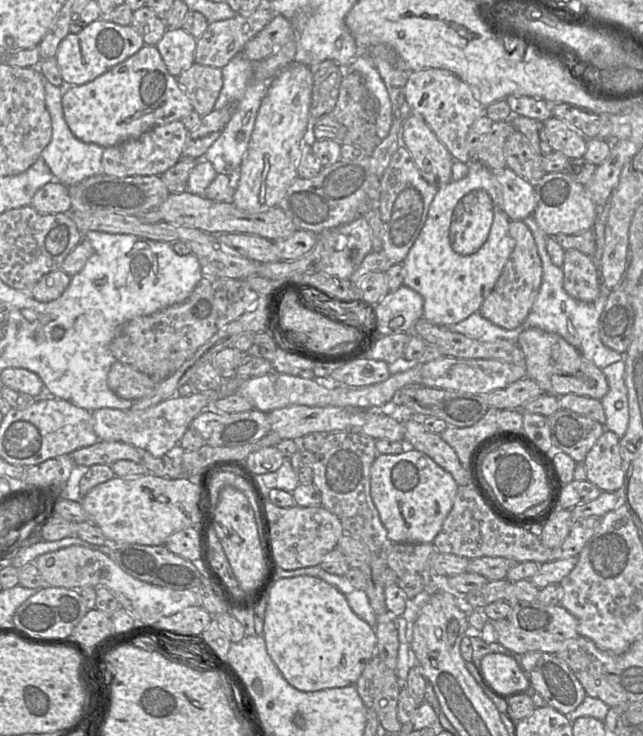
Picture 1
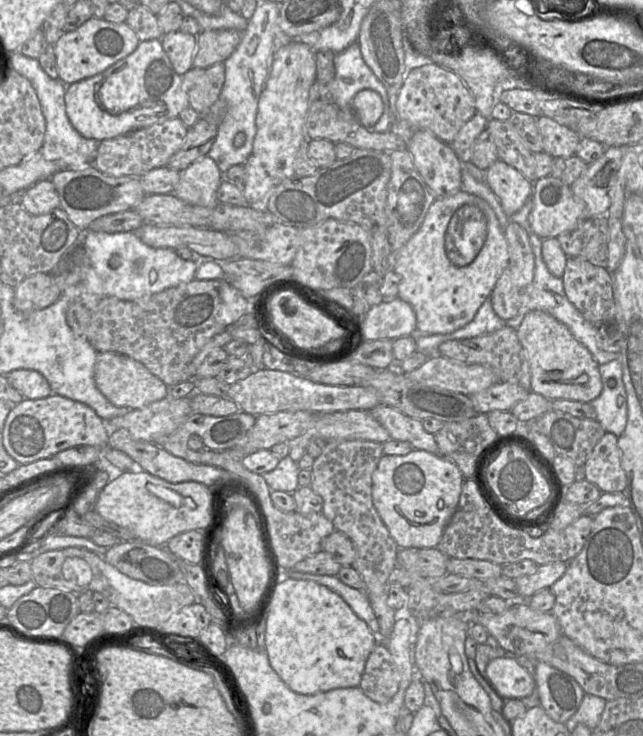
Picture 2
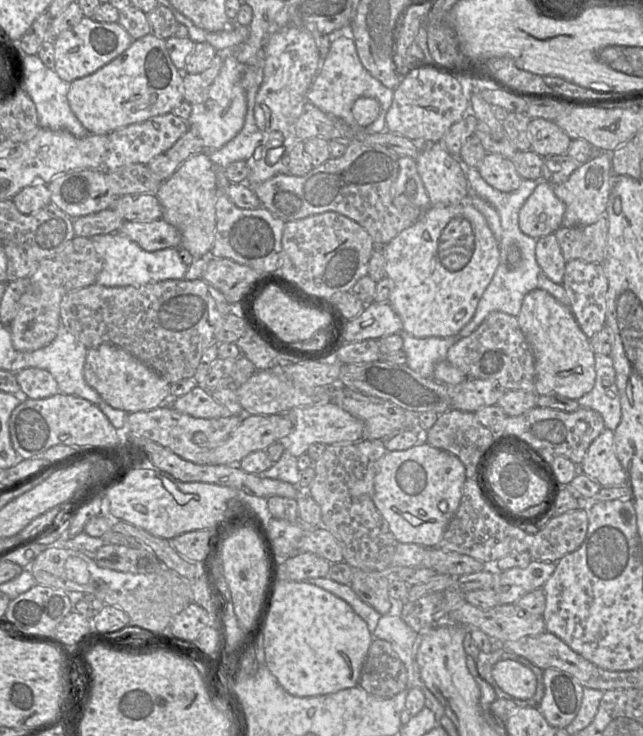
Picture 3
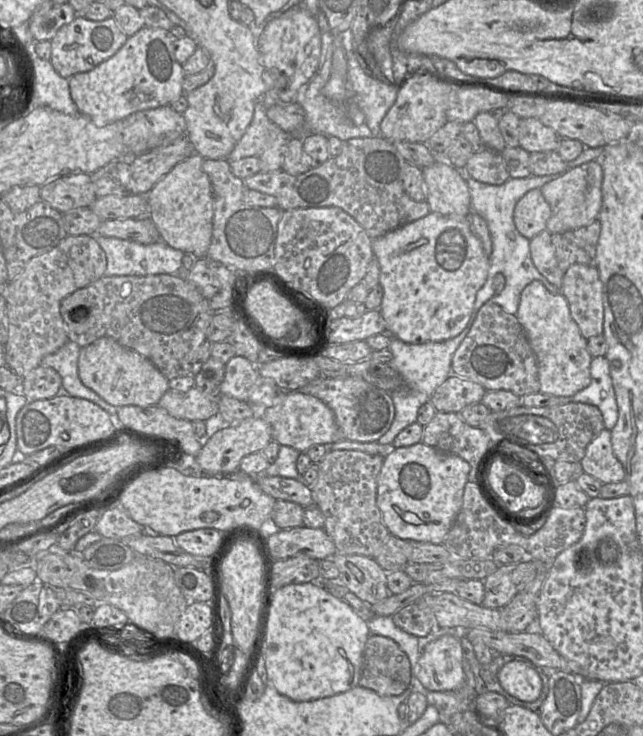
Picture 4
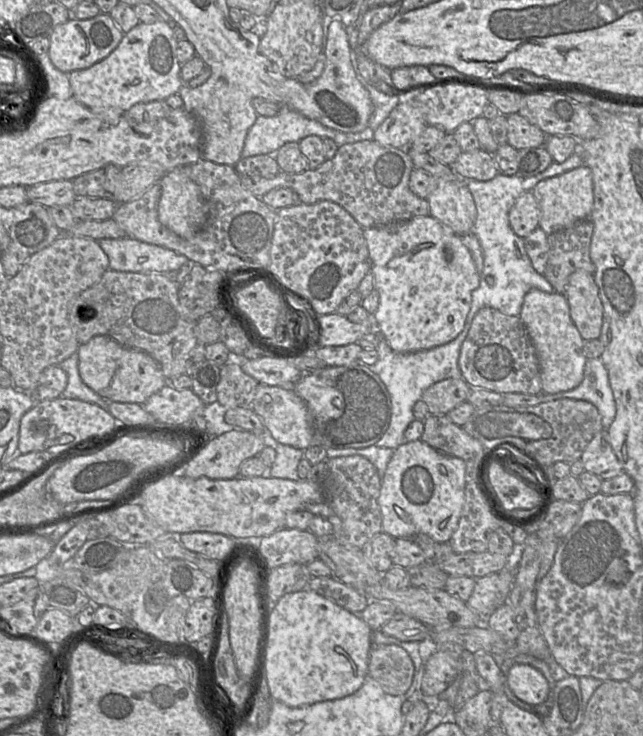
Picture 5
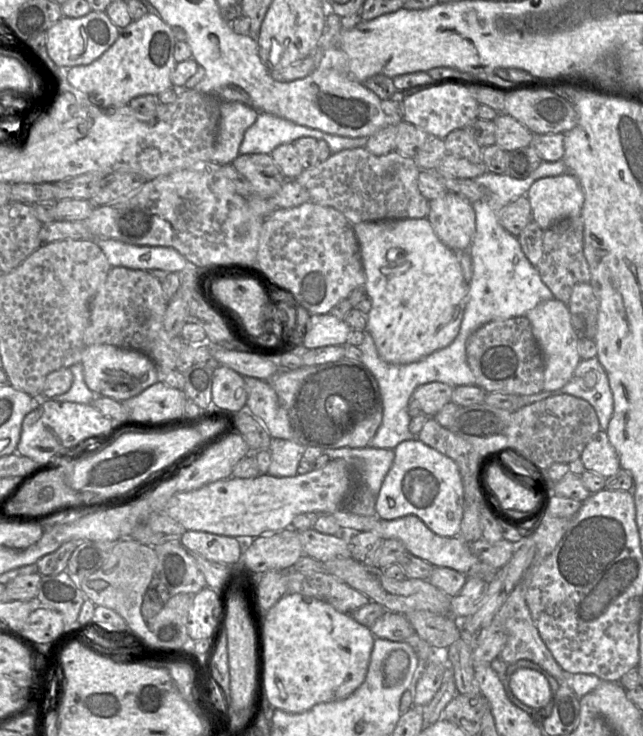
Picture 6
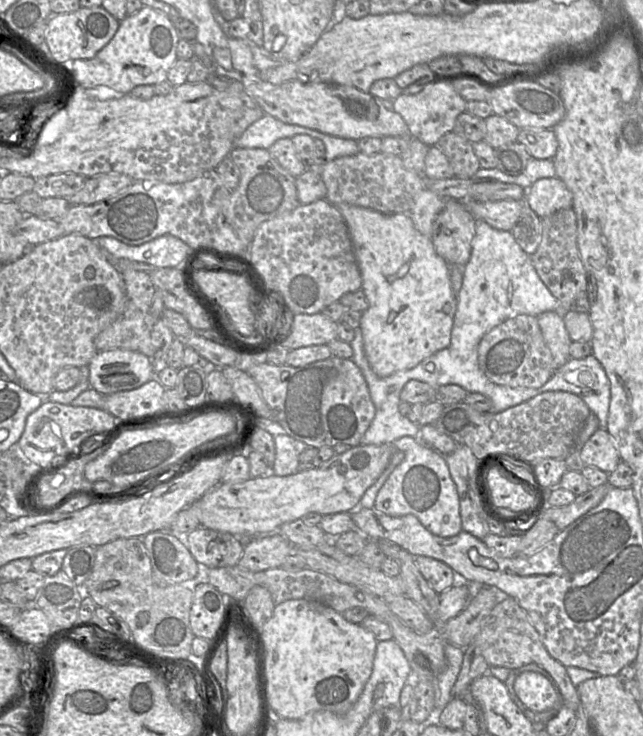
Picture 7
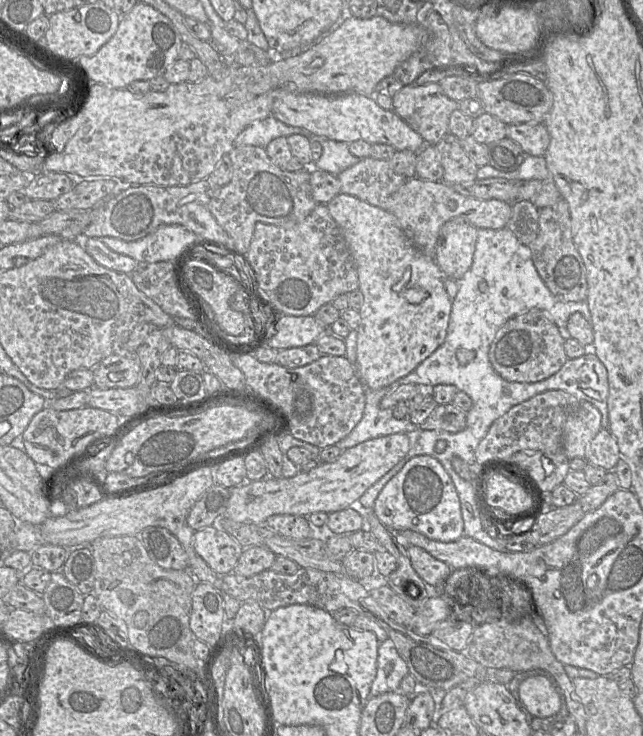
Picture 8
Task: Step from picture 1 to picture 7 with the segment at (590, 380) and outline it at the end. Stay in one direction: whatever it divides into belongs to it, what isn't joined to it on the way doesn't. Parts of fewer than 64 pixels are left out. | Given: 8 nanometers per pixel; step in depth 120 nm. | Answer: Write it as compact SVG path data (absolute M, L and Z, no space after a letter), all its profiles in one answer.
M547 311L537 316L537 321L544 341L551 351L555 369L558 369L570 359L569 349L572 343L563 316L554 311Z

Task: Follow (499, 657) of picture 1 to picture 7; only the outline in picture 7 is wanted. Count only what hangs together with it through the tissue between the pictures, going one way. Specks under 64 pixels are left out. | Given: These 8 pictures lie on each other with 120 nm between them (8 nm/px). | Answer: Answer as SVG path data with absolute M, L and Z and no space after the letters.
M521 672L515 679L514 691L526 708L534 712L545 712L564 705L549 674Z

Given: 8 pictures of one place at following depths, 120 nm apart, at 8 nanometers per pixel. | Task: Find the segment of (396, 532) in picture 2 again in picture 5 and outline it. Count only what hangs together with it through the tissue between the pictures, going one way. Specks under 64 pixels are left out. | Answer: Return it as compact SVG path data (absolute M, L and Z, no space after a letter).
M421 439L398 446L381 479L378 505L382 531L394 539L425 534L438 543L448 543L458 527L465 498L466 464L446 455Z

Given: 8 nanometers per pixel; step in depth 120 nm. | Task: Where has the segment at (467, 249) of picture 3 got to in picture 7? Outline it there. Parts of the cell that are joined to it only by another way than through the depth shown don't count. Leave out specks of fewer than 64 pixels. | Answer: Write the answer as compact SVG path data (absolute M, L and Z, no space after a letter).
M340 203L335 206L337 206L347 224L354 259L362 276L361 289L364 291L368 300L368 308L362 313L360 329L362 331L365 356L373 372L378 377L388 377L395 372L412 369L424 359L444 348L447 348L451 341L451 331L457 308L457 295L454 293L451 285L450 265L436 253L431 237L421 234L415 228L409 213L383 214L368 208L349 205L346 203Z

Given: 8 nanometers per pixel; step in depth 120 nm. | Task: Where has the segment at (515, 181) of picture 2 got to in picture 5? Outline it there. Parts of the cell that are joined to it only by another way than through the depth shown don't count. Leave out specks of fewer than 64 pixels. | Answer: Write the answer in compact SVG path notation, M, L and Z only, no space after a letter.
M482 149L462 152L449 166L462 179L488 181L499 174L493 155Z

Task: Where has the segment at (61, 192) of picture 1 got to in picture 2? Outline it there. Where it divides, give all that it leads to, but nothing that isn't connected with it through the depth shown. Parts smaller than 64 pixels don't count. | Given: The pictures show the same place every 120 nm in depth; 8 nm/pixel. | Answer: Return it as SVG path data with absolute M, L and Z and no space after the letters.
M44 179L22 192L20 204L31 215L42 215L59 208L60 198L51 179Z

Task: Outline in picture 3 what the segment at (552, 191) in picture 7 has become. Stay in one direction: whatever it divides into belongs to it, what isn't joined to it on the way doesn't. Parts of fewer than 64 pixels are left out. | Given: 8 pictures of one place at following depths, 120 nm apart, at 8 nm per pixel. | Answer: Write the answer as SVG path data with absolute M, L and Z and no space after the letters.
M604 152L599 157L579 165L566 182L553 185L555 195L566 208L561 227L588 226L606 215L611 190L612 153Z

